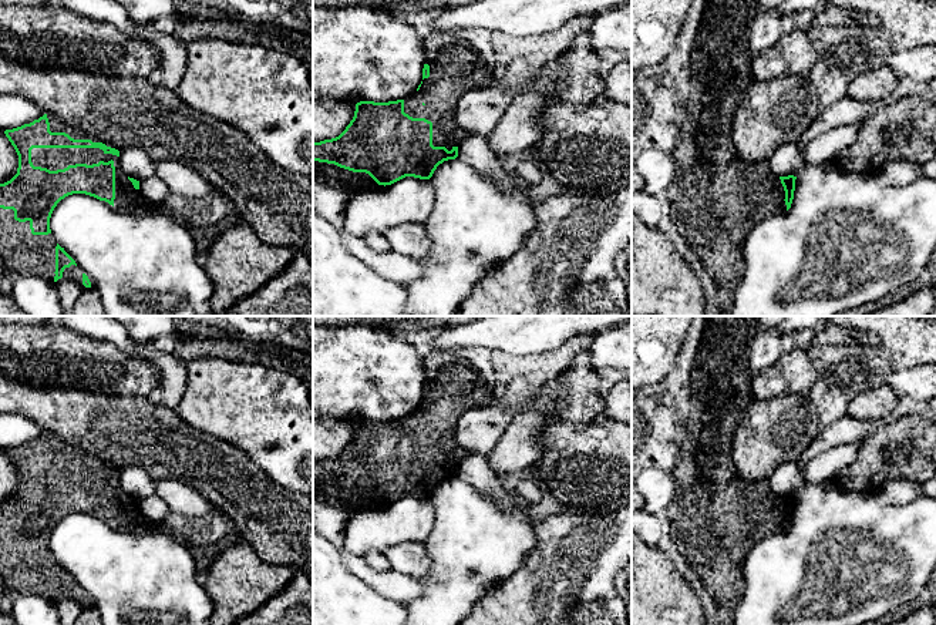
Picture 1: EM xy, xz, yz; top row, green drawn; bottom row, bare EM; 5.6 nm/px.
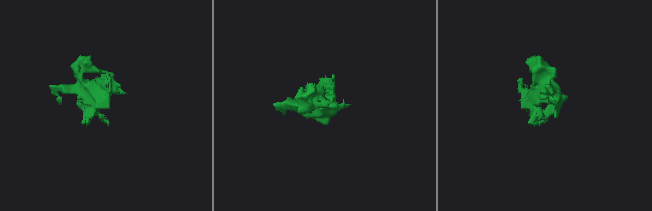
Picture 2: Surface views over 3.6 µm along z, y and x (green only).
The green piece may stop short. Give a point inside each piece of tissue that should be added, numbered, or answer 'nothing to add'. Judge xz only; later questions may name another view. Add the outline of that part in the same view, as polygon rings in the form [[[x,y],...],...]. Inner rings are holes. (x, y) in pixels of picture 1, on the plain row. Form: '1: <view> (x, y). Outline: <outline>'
1: xz (455, 387). Outline: [[[450,352],[421,356],[430,396],[418,410],[404,419],[404,431],[432,441],[432,464],[451,470],[465,457],[458,446],[455,427],[459,417],[494,403],[494,392],[482,374]]]

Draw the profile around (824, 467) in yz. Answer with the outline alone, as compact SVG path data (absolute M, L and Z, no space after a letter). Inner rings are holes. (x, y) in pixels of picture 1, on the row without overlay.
M861 443L842 444L811 458L801 470L804 484L817 485L832 481L842 468L856 460Z

